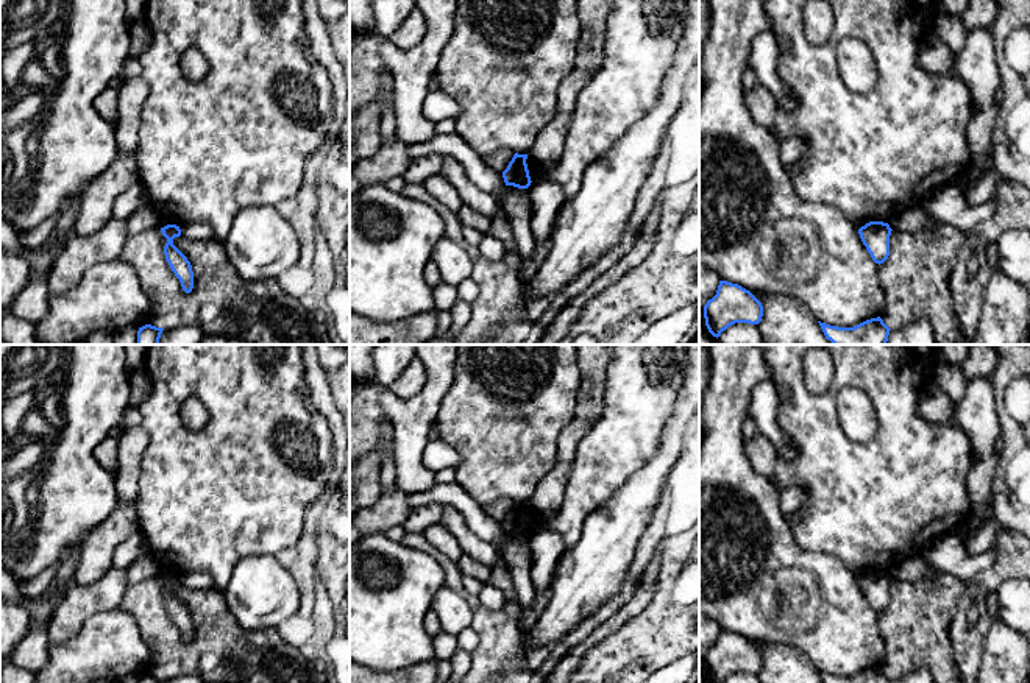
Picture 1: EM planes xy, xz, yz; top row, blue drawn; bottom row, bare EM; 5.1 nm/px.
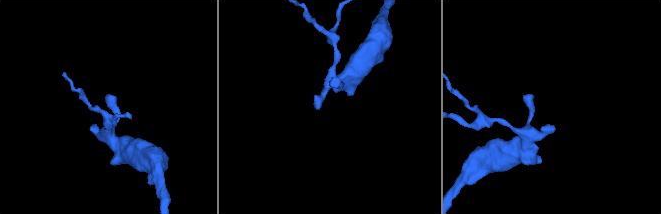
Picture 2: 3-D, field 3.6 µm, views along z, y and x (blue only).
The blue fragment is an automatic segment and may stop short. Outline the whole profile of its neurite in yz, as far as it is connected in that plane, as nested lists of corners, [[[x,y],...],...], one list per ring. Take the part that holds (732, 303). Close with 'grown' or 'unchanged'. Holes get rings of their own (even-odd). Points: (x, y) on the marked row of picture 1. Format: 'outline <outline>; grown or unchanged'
outline [[[719,281],[716,295],[704,306],[705,326],[716,338],[735,323],[758,324],[762,317],[762,303],[749,290],[727,281]]]; unchanged

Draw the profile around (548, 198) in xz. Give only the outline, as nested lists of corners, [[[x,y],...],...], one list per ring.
[[[534,181],[526,190],[532,203],[532,235],[537,243],[549,242],[554,223],[566,204],[563,189],[557,182]]]

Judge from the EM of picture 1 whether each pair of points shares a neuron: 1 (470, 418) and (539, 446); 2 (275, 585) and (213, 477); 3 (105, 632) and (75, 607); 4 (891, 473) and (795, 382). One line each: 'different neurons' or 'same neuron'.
1: same neuron
2: different neurons
3: different neurons
4: same neuron

